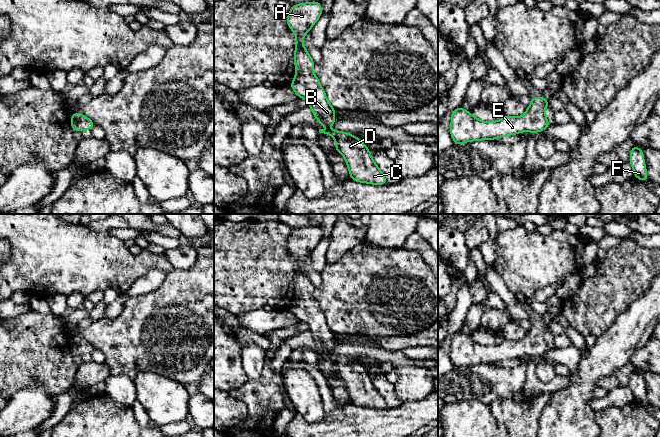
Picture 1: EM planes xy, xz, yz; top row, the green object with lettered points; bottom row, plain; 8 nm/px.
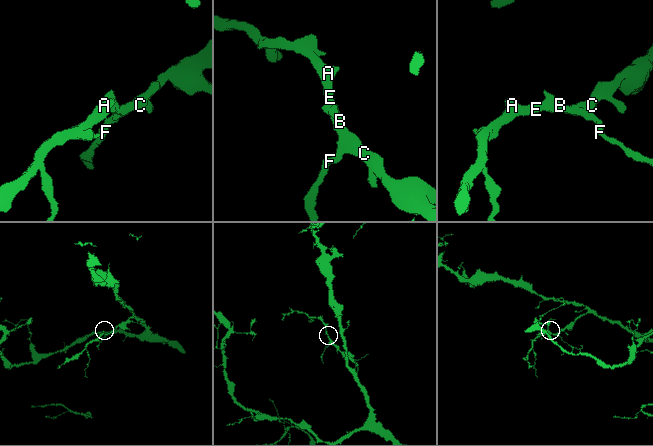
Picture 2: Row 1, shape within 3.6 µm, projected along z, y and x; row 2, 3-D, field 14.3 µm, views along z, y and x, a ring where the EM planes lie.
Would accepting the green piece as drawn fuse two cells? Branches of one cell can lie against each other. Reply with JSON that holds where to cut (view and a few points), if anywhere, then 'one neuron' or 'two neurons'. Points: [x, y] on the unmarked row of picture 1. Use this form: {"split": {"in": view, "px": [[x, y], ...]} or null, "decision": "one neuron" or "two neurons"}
{"split": null, "decision": "one neuron"}

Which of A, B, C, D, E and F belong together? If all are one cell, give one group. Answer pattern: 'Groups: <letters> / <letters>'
Groups: A B C D E F

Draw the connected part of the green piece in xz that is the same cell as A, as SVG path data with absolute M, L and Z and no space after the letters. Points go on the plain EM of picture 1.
M320 225L292 229L287 239L288 251L294 256L296 271L294 277L296 299L290 311L300 322L308 325L314 341L319 347L331 350L335 344L335 333L328 326L318 301L313 297L314 285L307 277L303 262L322 239Z

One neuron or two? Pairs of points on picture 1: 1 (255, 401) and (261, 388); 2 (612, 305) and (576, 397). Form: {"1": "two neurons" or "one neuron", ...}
{"1": "one neuron", "2": "two neurons"}

